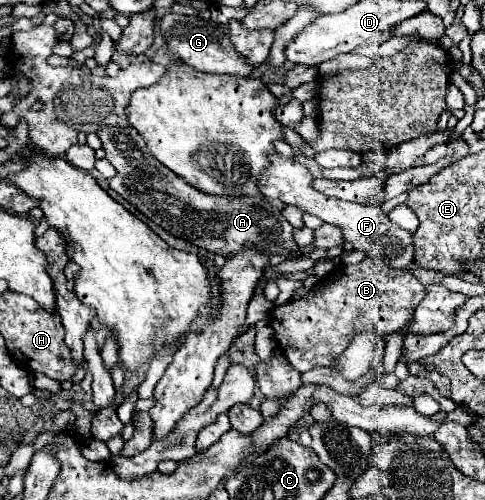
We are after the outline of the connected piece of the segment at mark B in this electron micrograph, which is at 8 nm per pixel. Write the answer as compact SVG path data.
M365 258L359 264L335 268L305 298L273 308L269 320L275 340L291 366L299 372L309 372L315 366L331 366L359 332L373 330L377 334L391 334L403 328L425 296L427 290L415 278L415 272L387 270L383 262Z

